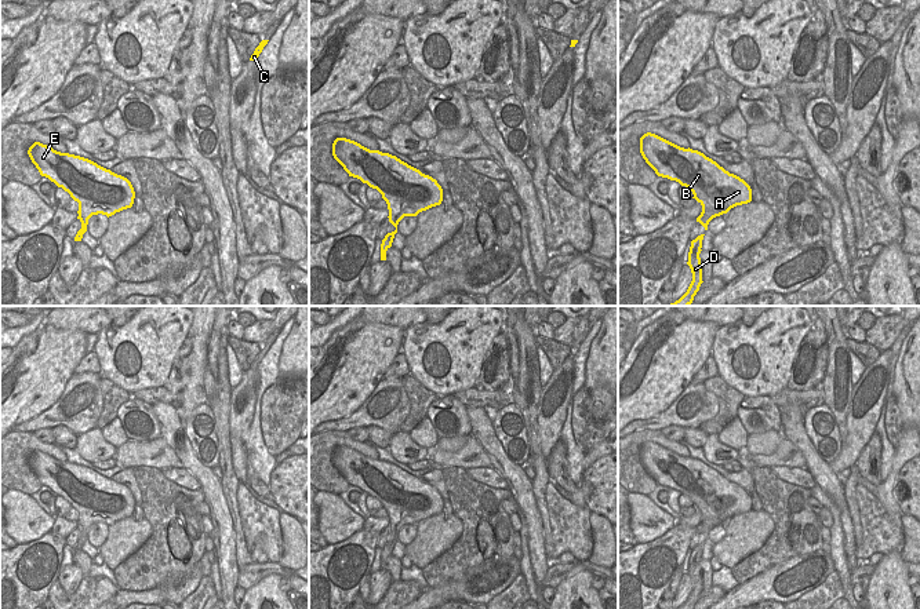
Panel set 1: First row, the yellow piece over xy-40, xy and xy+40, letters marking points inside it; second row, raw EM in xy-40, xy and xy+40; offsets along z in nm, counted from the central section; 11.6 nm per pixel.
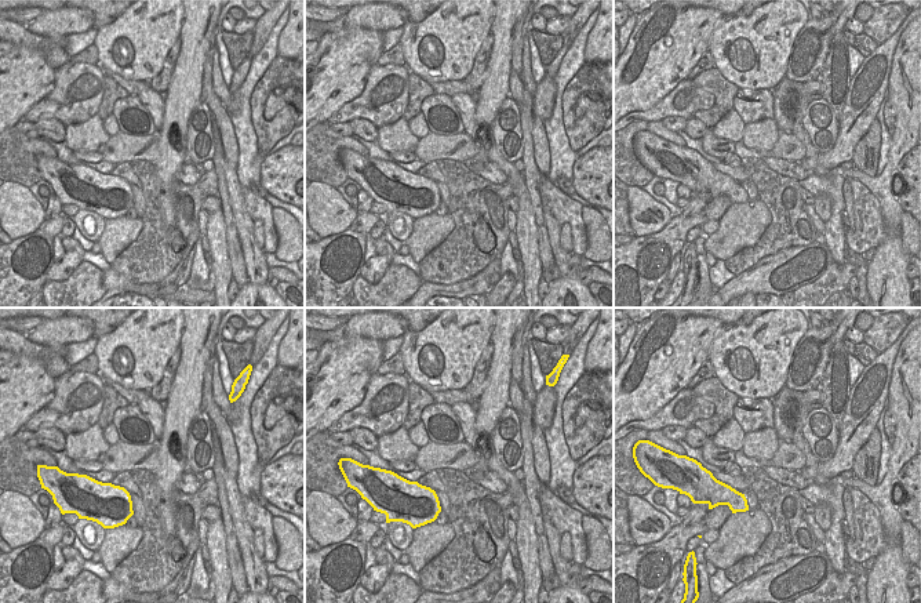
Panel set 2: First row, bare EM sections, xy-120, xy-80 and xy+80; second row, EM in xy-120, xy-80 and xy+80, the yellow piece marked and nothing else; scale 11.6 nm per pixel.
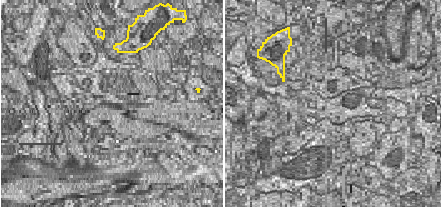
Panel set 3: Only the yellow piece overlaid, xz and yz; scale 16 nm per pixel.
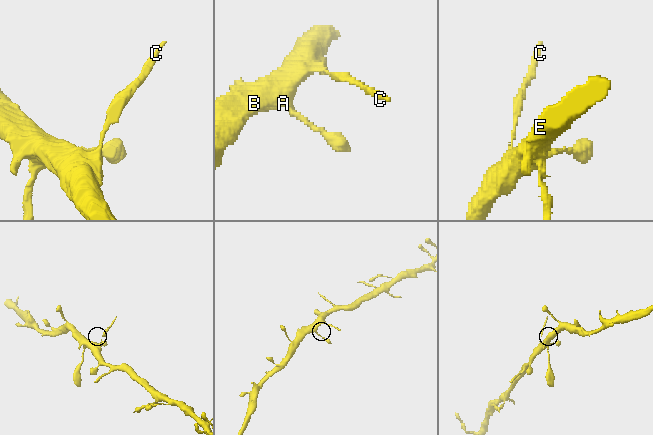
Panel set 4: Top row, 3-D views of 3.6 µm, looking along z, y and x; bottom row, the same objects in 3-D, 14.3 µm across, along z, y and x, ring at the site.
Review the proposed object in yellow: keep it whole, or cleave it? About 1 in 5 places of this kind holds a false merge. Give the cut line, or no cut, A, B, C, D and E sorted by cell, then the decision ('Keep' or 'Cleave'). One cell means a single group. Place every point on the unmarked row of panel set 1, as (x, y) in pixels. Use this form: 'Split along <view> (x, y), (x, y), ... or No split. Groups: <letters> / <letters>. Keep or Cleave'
No split. Groups: A B C D E. Keep.

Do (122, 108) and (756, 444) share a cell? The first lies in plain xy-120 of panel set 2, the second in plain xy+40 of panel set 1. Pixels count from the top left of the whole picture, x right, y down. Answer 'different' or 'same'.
different

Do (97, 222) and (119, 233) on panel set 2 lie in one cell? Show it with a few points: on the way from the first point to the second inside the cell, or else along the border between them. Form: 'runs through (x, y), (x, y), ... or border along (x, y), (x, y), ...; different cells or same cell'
border along (105, 220), (105, 228), (97, 240); different cells

